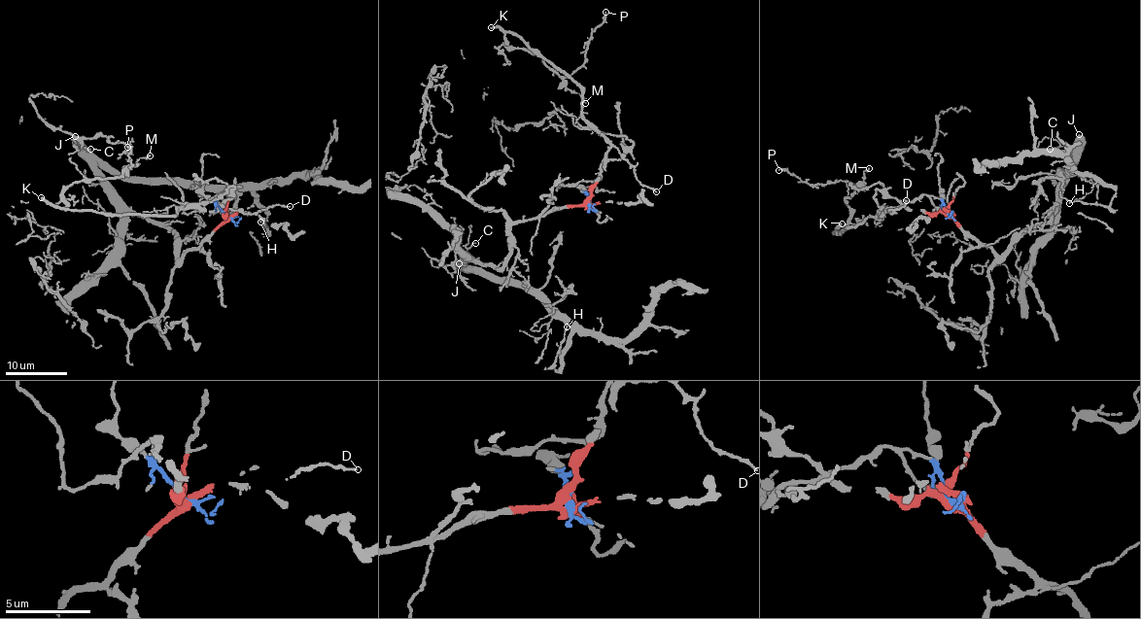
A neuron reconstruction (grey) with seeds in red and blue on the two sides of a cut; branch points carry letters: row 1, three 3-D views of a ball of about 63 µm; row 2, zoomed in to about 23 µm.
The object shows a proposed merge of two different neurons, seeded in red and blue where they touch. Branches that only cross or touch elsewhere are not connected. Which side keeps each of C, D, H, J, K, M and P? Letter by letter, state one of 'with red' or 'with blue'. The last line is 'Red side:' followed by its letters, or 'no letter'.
C: with red
D: with blue
H: with red
J: with red
K: with blue
M: with blue
P: with blue
Red side: C, H, J

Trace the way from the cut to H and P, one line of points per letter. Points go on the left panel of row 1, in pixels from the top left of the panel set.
H: (229, 218), (179, 258), (178, 238), (139, 217), (94, 166), (243, 186), (258, 193), (267, 229), (260, 223)
P: (229, 218), (217, 195), (211, 211), (181, 207), (171, 216), (65, 209), (68, 187), (136, 166), (126, 147)

